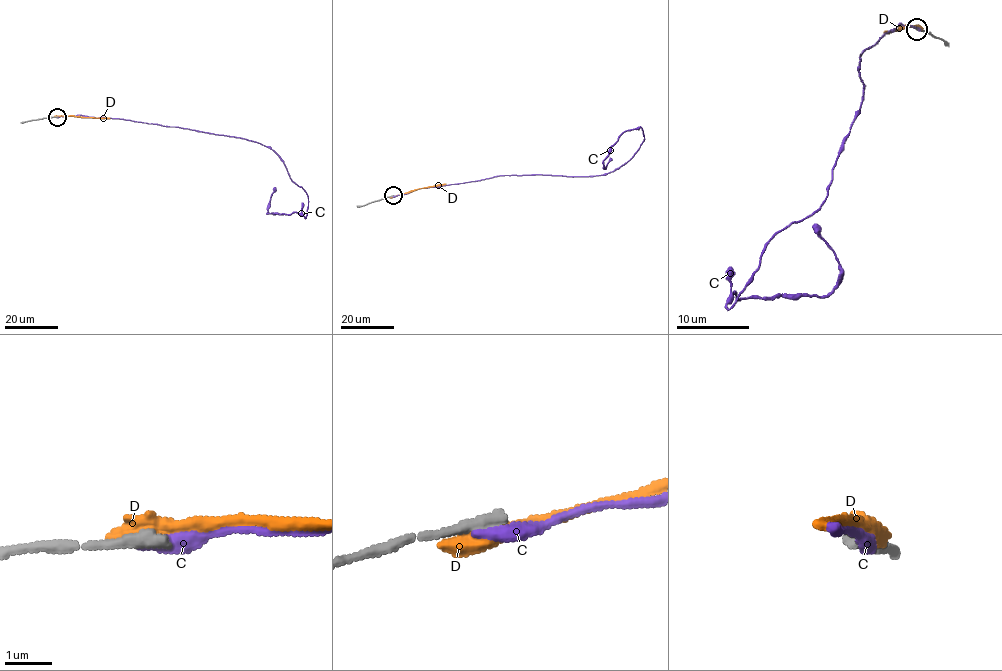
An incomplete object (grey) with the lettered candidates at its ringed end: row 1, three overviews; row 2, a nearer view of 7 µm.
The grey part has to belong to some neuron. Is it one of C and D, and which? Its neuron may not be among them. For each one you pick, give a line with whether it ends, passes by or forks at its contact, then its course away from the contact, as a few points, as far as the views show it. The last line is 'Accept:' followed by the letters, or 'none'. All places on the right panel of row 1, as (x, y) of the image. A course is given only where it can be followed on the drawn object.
Accept: none

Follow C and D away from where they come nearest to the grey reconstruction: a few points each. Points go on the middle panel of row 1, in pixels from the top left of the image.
C: (392, 196), (499, 175), (605, 174), (633, 155), (643, 129), (625, 131), (605, 168), (612, 159)
D: (391, 196), (446, 184)

